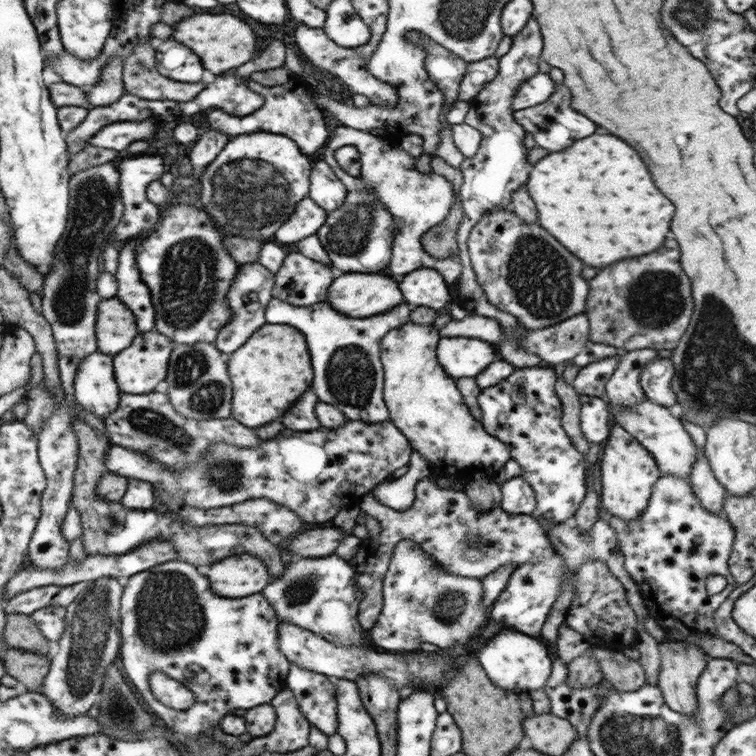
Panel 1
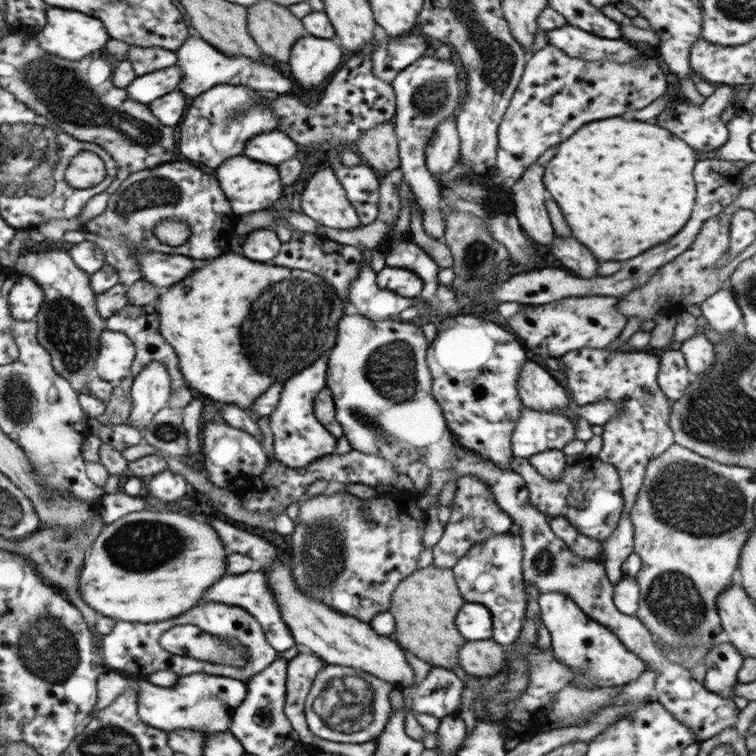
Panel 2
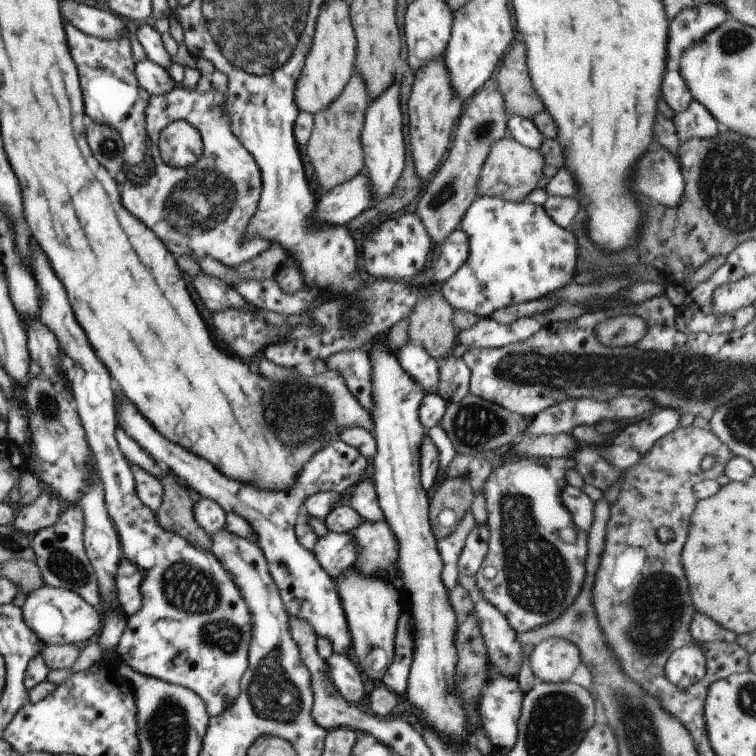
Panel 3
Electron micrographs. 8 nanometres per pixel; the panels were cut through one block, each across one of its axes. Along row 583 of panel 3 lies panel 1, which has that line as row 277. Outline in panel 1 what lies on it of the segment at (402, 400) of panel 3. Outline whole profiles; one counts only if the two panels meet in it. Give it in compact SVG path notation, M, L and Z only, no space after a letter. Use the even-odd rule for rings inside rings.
M419 268L415 272L409 272L407 276L397 280L399 292L405 300L405 304L413 306L427 306L437 312L439 308L445 308L445 304L451 300L451 292L445 286L439 272L429 268Z

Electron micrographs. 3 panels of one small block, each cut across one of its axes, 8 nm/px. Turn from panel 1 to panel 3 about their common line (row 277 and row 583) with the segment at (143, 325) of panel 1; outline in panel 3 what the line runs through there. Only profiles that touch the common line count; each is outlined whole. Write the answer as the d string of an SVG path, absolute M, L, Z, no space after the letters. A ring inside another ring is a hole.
M121 558L115 574L115 590L117 590L115 594L117 594L119 610L123 612L125 618L131 618L141 608L139 584L141 584L141 572L133 564Z

